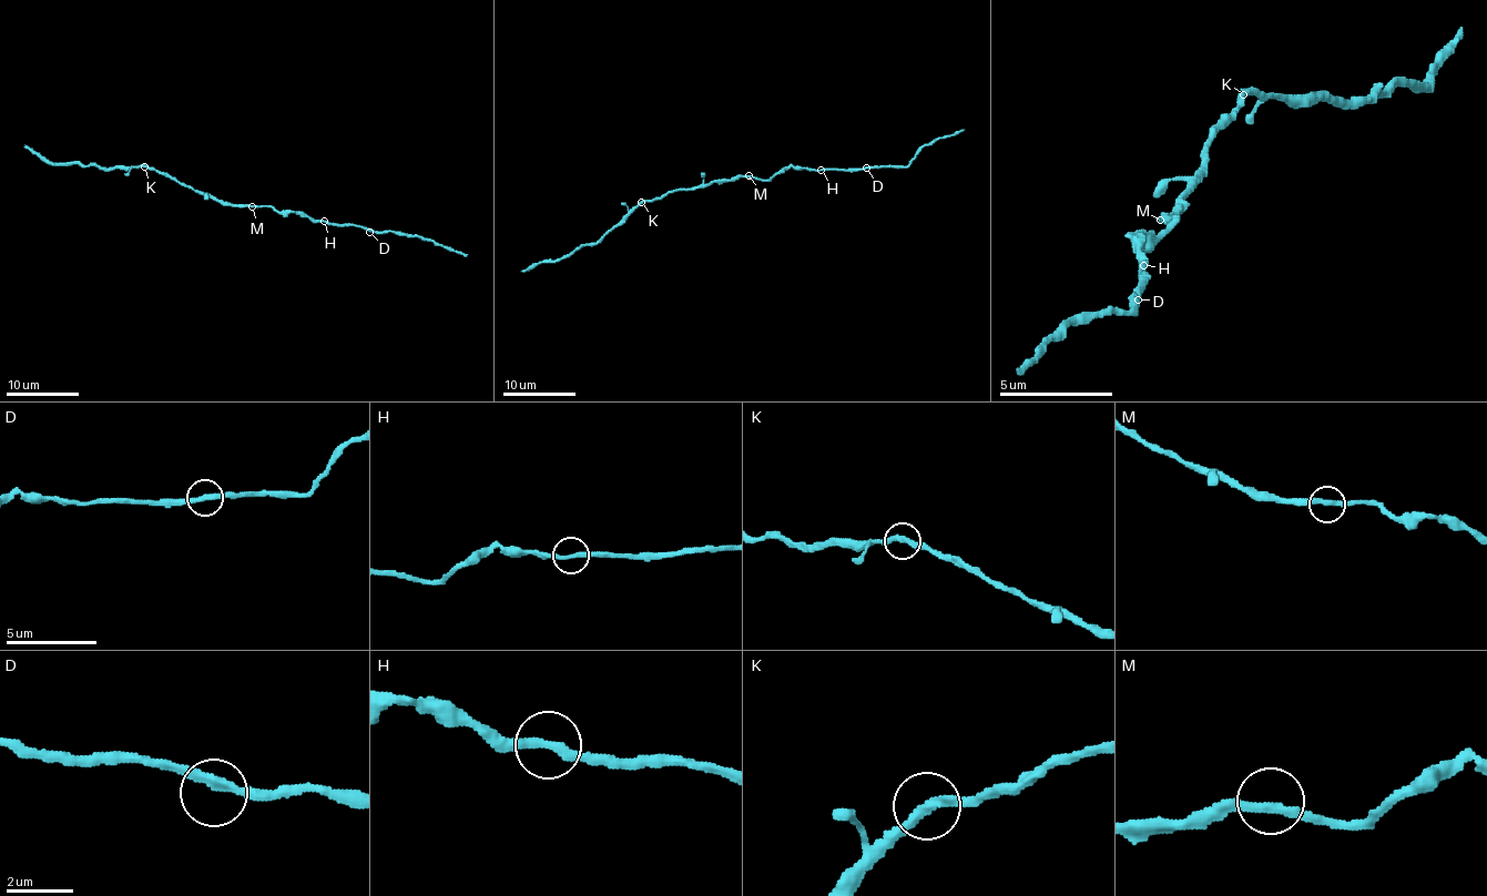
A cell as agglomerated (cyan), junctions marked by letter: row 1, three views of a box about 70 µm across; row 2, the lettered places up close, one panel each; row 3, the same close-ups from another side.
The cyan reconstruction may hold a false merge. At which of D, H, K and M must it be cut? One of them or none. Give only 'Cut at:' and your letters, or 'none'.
Cut at: none

